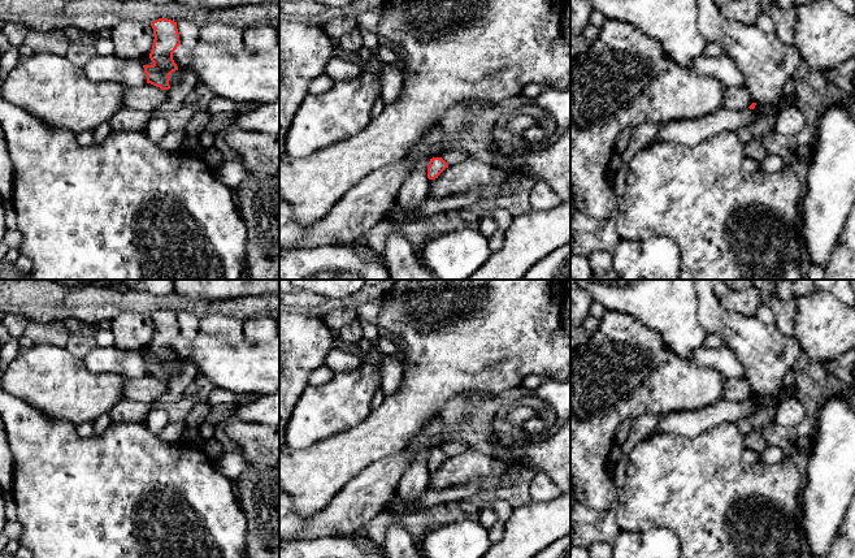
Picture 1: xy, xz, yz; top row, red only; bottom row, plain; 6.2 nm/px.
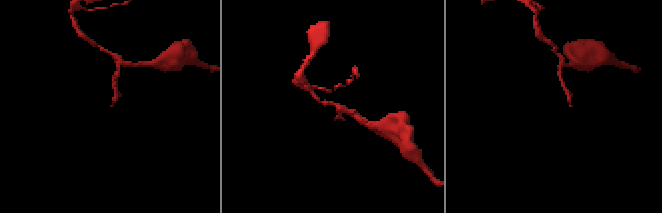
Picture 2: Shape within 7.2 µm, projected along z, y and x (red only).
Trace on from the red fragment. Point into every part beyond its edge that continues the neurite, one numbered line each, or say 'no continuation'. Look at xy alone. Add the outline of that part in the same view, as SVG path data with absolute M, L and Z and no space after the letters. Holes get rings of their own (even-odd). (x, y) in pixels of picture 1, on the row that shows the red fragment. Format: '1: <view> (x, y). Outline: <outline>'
no continuation

